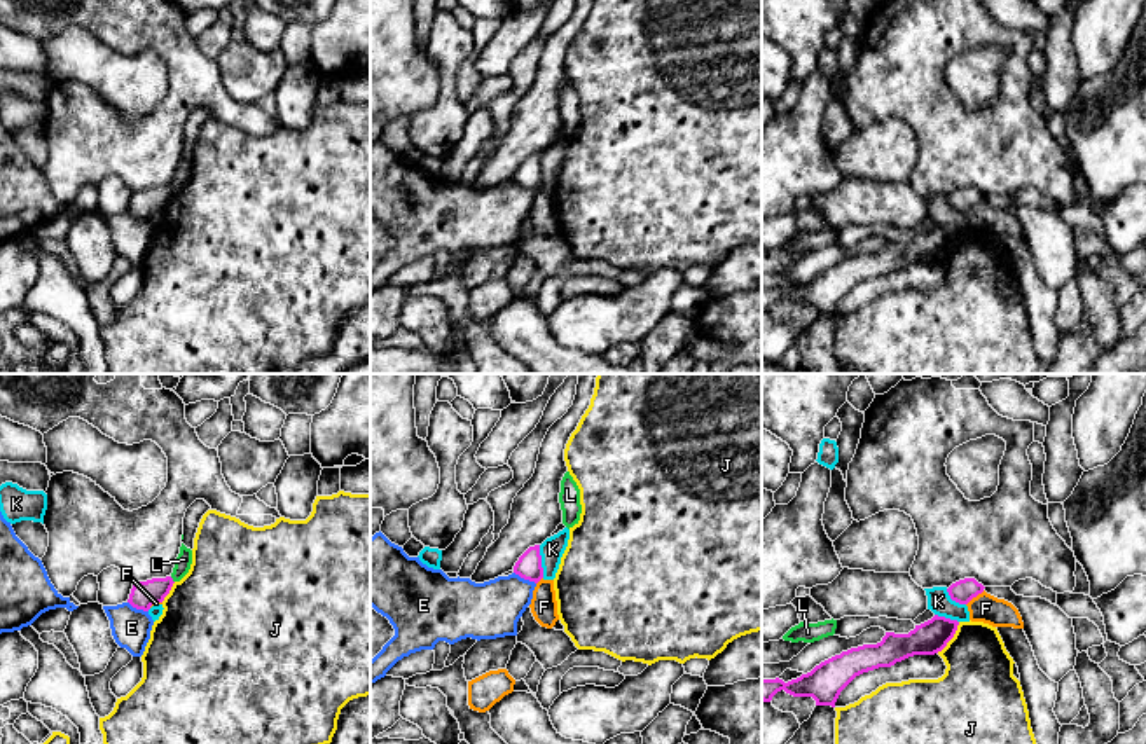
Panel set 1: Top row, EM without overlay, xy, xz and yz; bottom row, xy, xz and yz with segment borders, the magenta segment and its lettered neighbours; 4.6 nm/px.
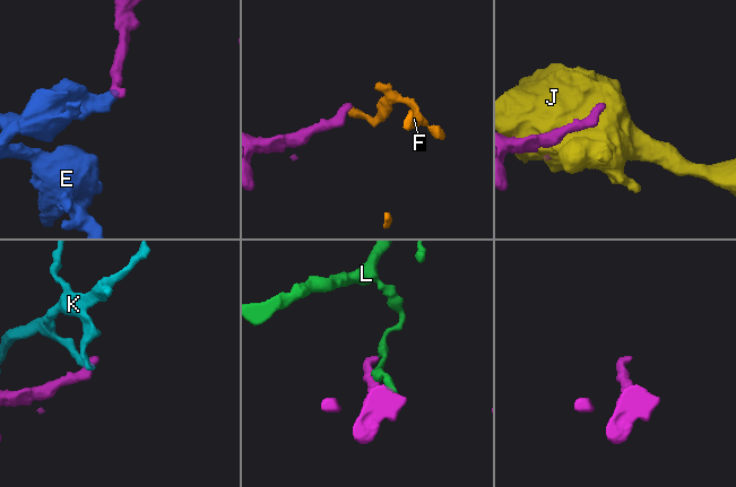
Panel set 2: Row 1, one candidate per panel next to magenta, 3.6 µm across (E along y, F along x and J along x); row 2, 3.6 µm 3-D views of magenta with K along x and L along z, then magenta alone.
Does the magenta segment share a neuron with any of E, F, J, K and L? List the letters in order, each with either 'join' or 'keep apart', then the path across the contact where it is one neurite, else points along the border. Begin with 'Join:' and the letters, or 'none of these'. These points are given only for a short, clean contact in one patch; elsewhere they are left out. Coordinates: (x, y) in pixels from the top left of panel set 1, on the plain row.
Join: none of these
E: keep apart; border along xz (514, 180), (535, 192)
F: keep apart; border along yz (984, 199), (966, 213)
J: keep apart
K: keep apart; border along xz (538, 154), (544, 186)
L: keep apart; border along xy (170, 186), (173, 191)

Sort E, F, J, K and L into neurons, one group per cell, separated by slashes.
E / F / J / K / L

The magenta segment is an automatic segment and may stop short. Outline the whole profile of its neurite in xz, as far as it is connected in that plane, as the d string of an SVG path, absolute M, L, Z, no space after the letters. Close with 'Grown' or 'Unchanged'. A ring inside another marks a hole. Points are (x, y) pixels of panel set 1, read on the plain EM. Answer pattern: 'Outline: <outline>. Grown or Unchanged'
Outline: M540 154L529 155L515 171L514 182L538 192L543 187Z. Unchanged

